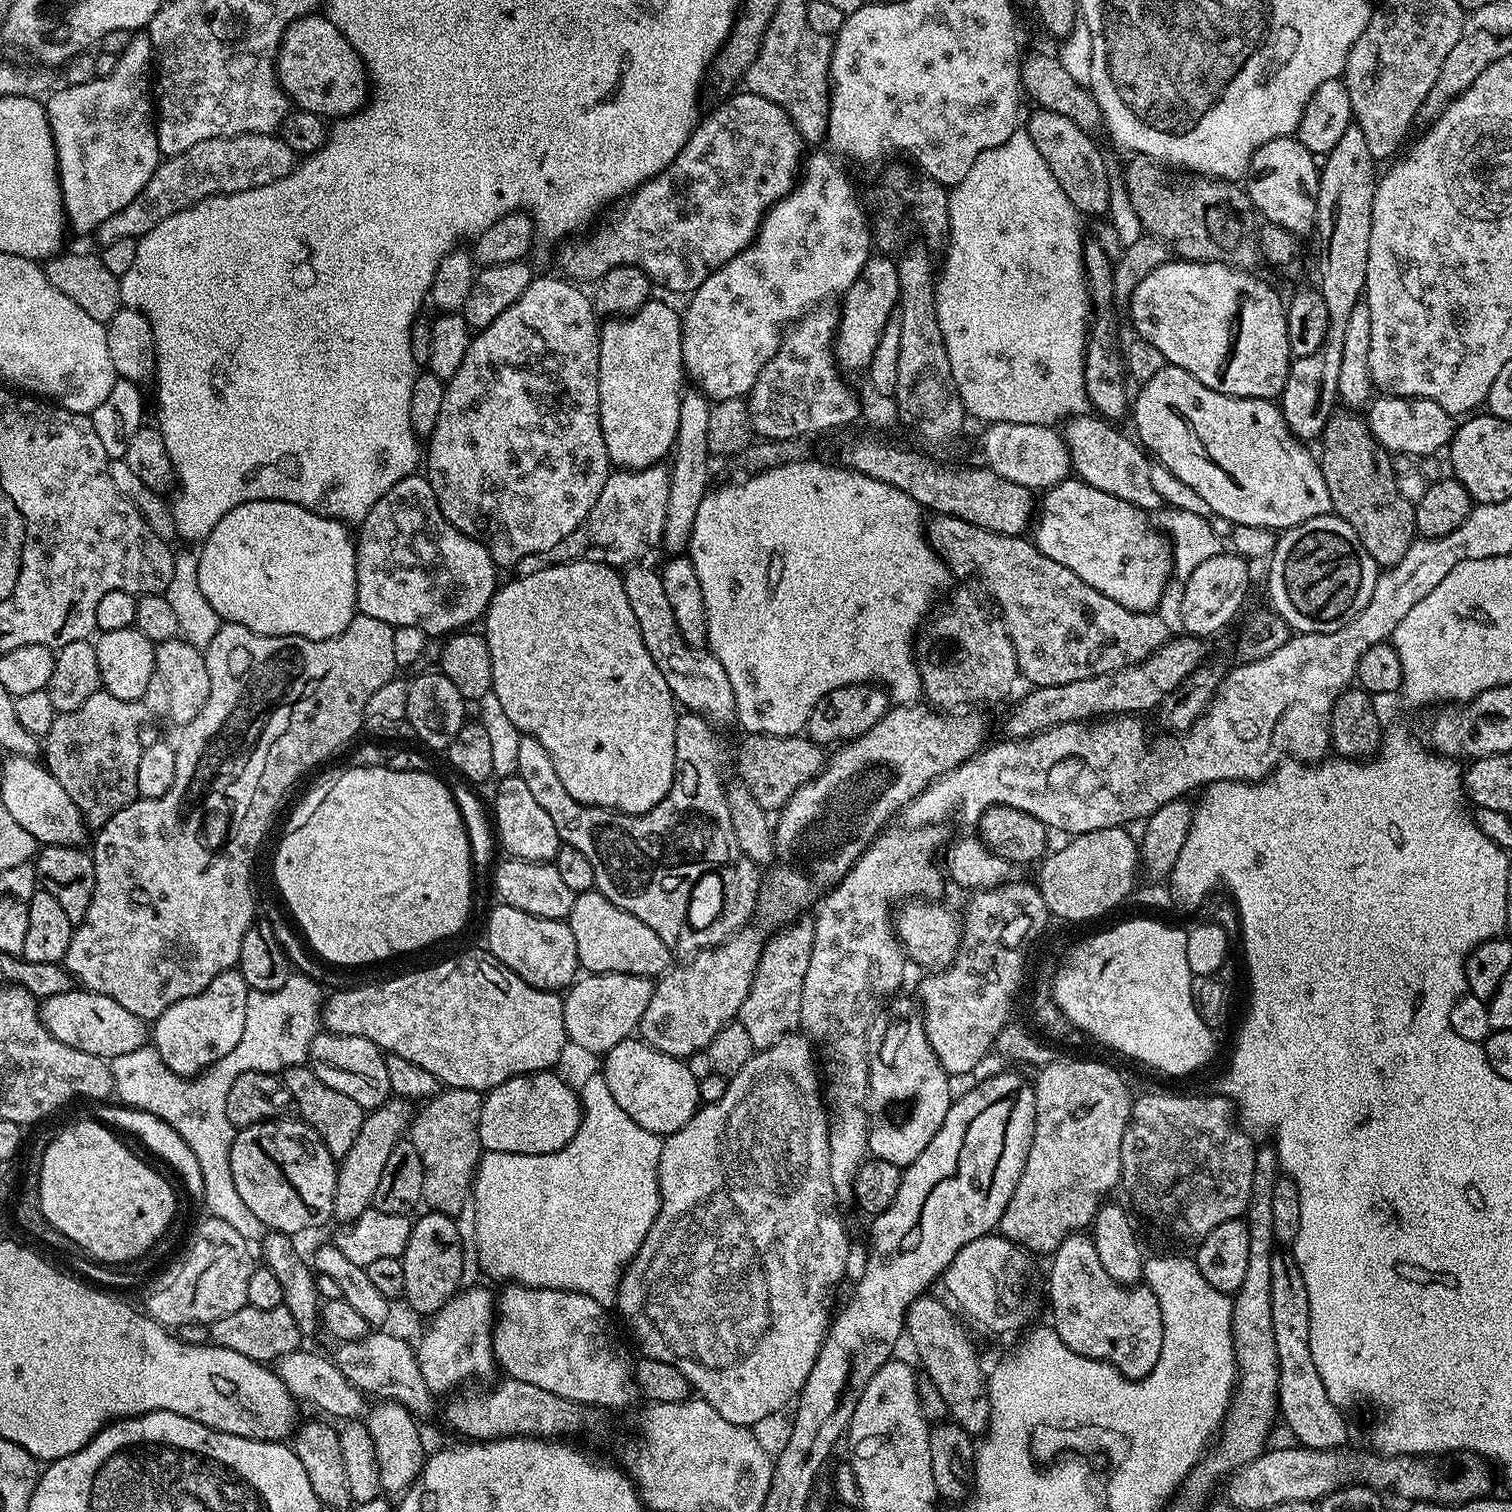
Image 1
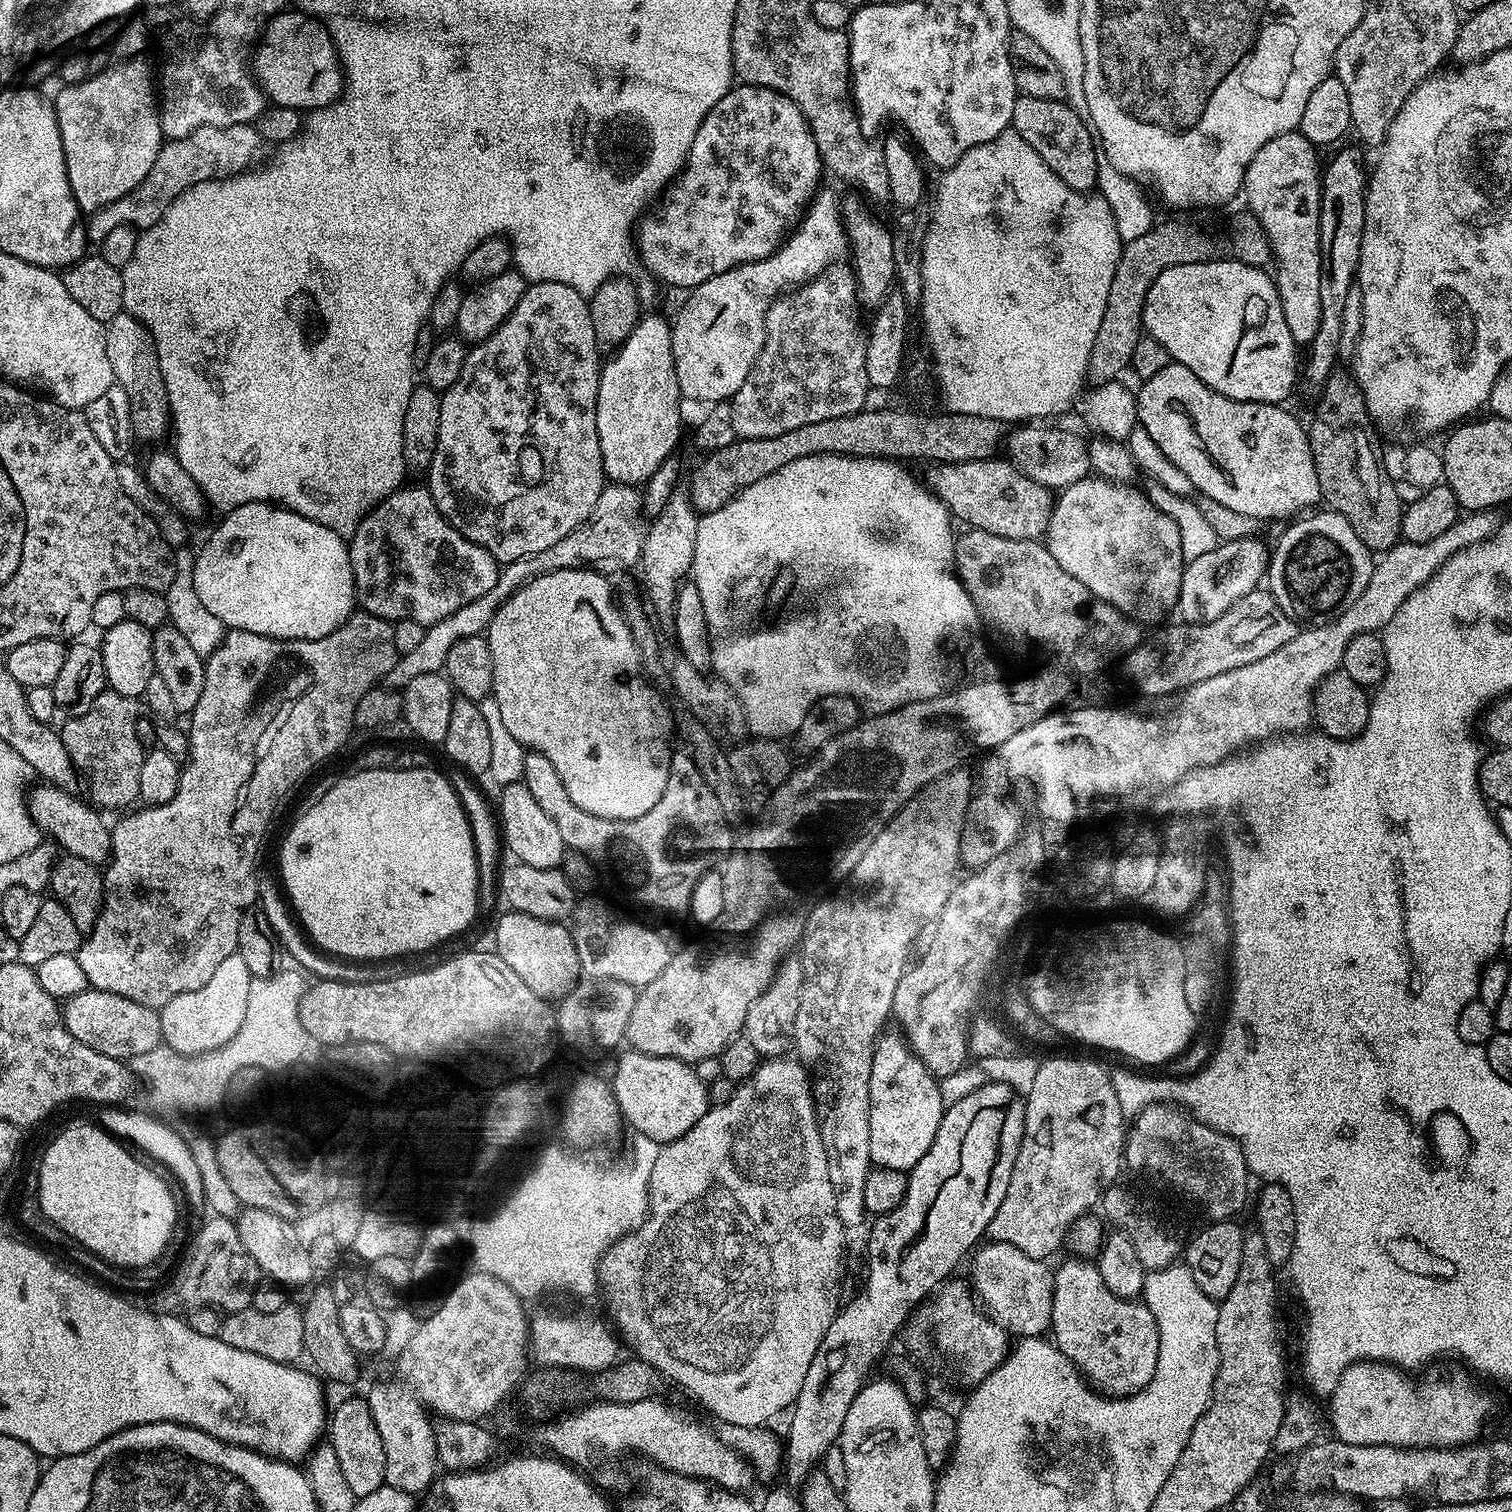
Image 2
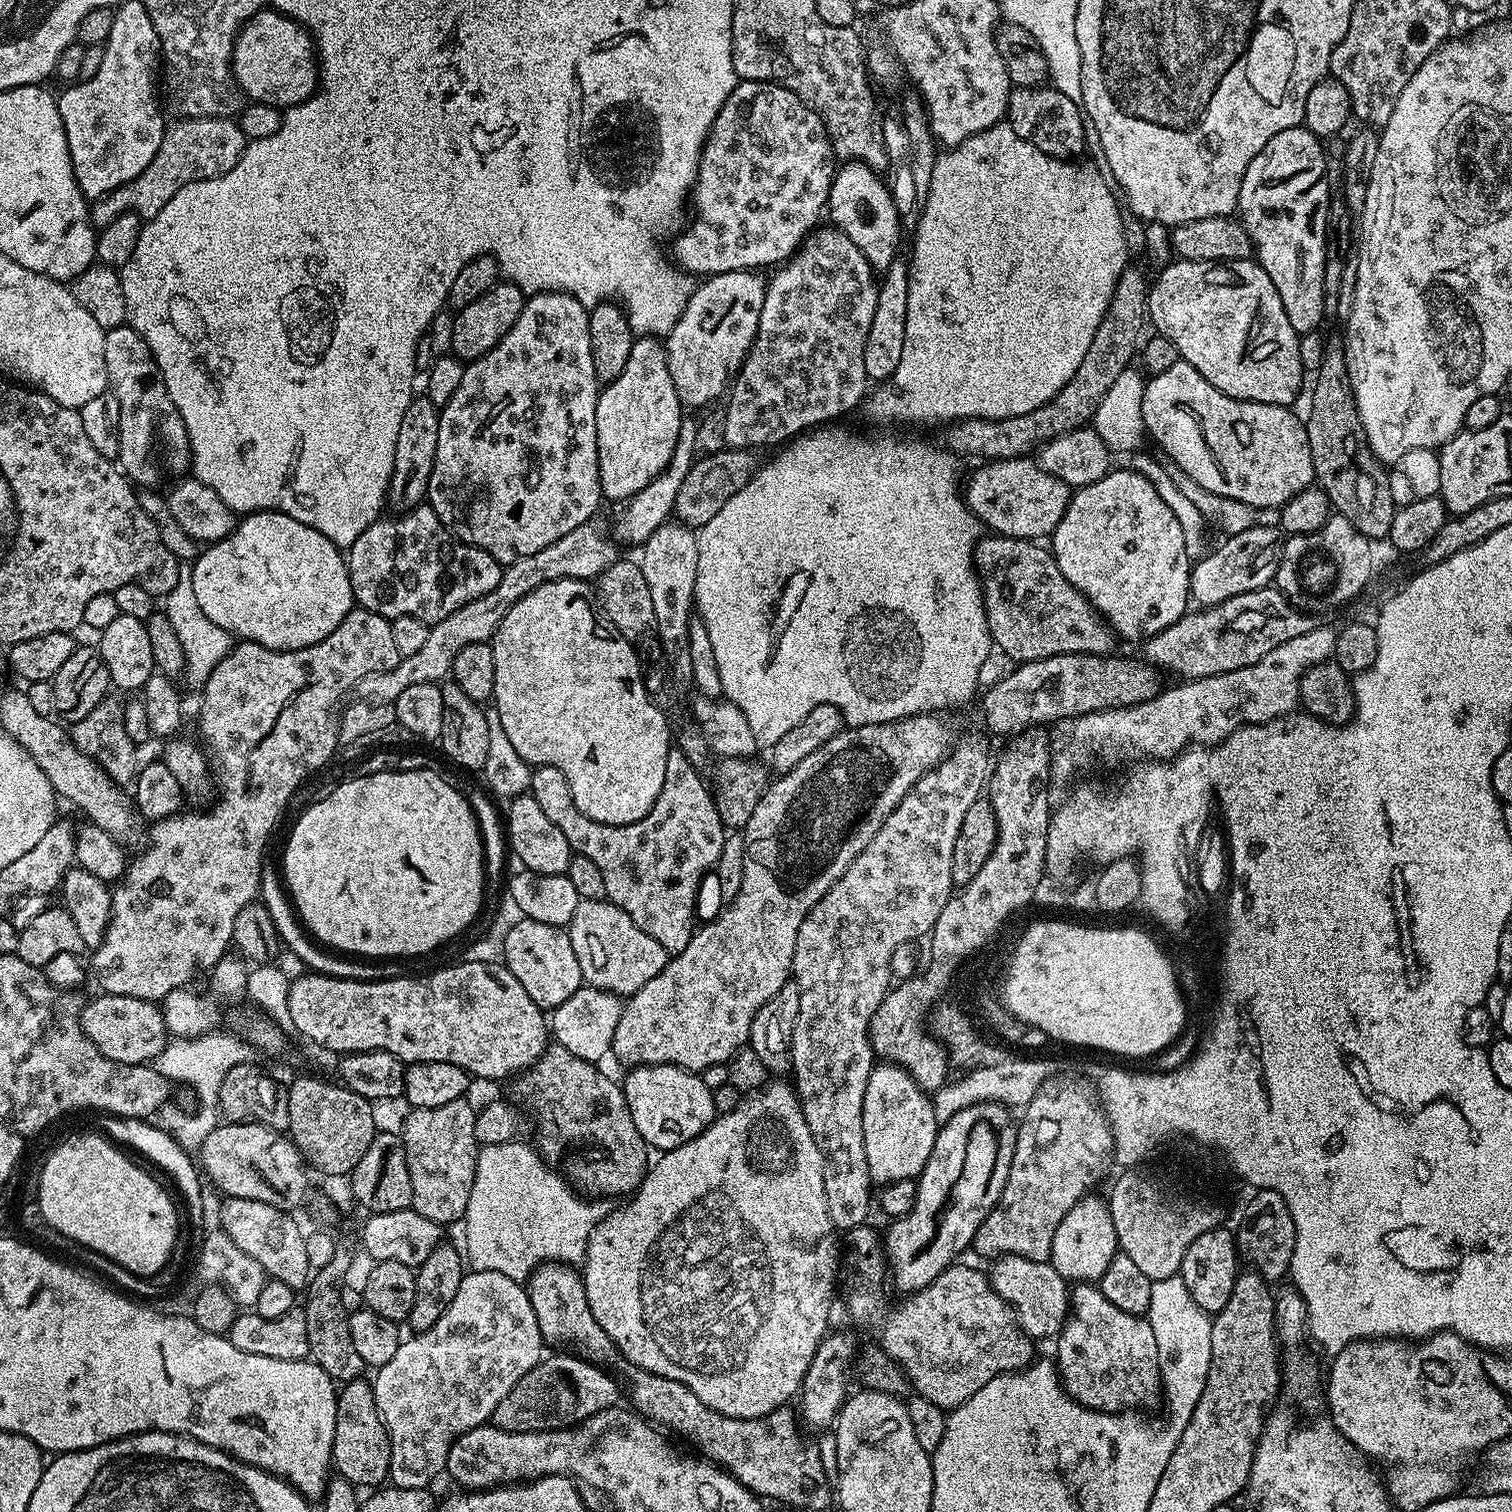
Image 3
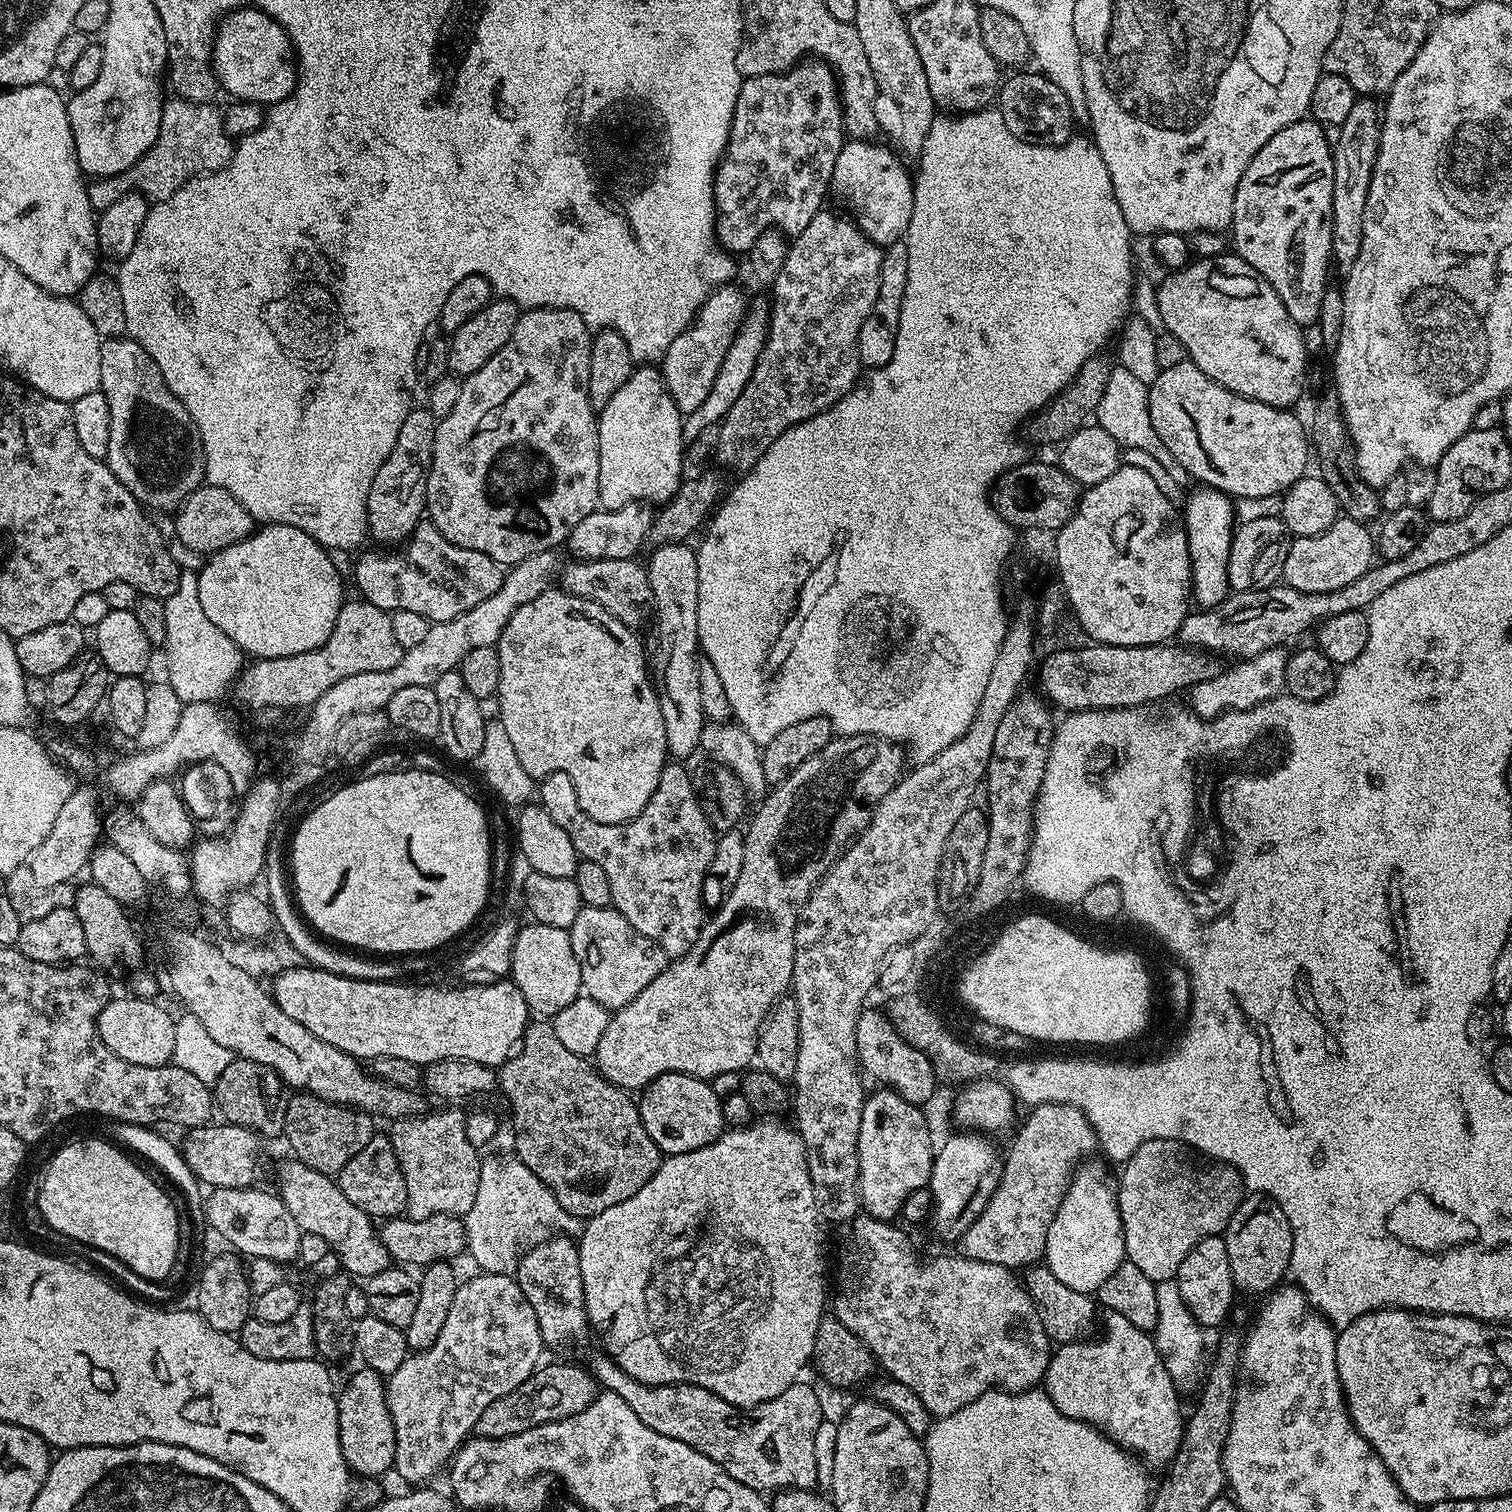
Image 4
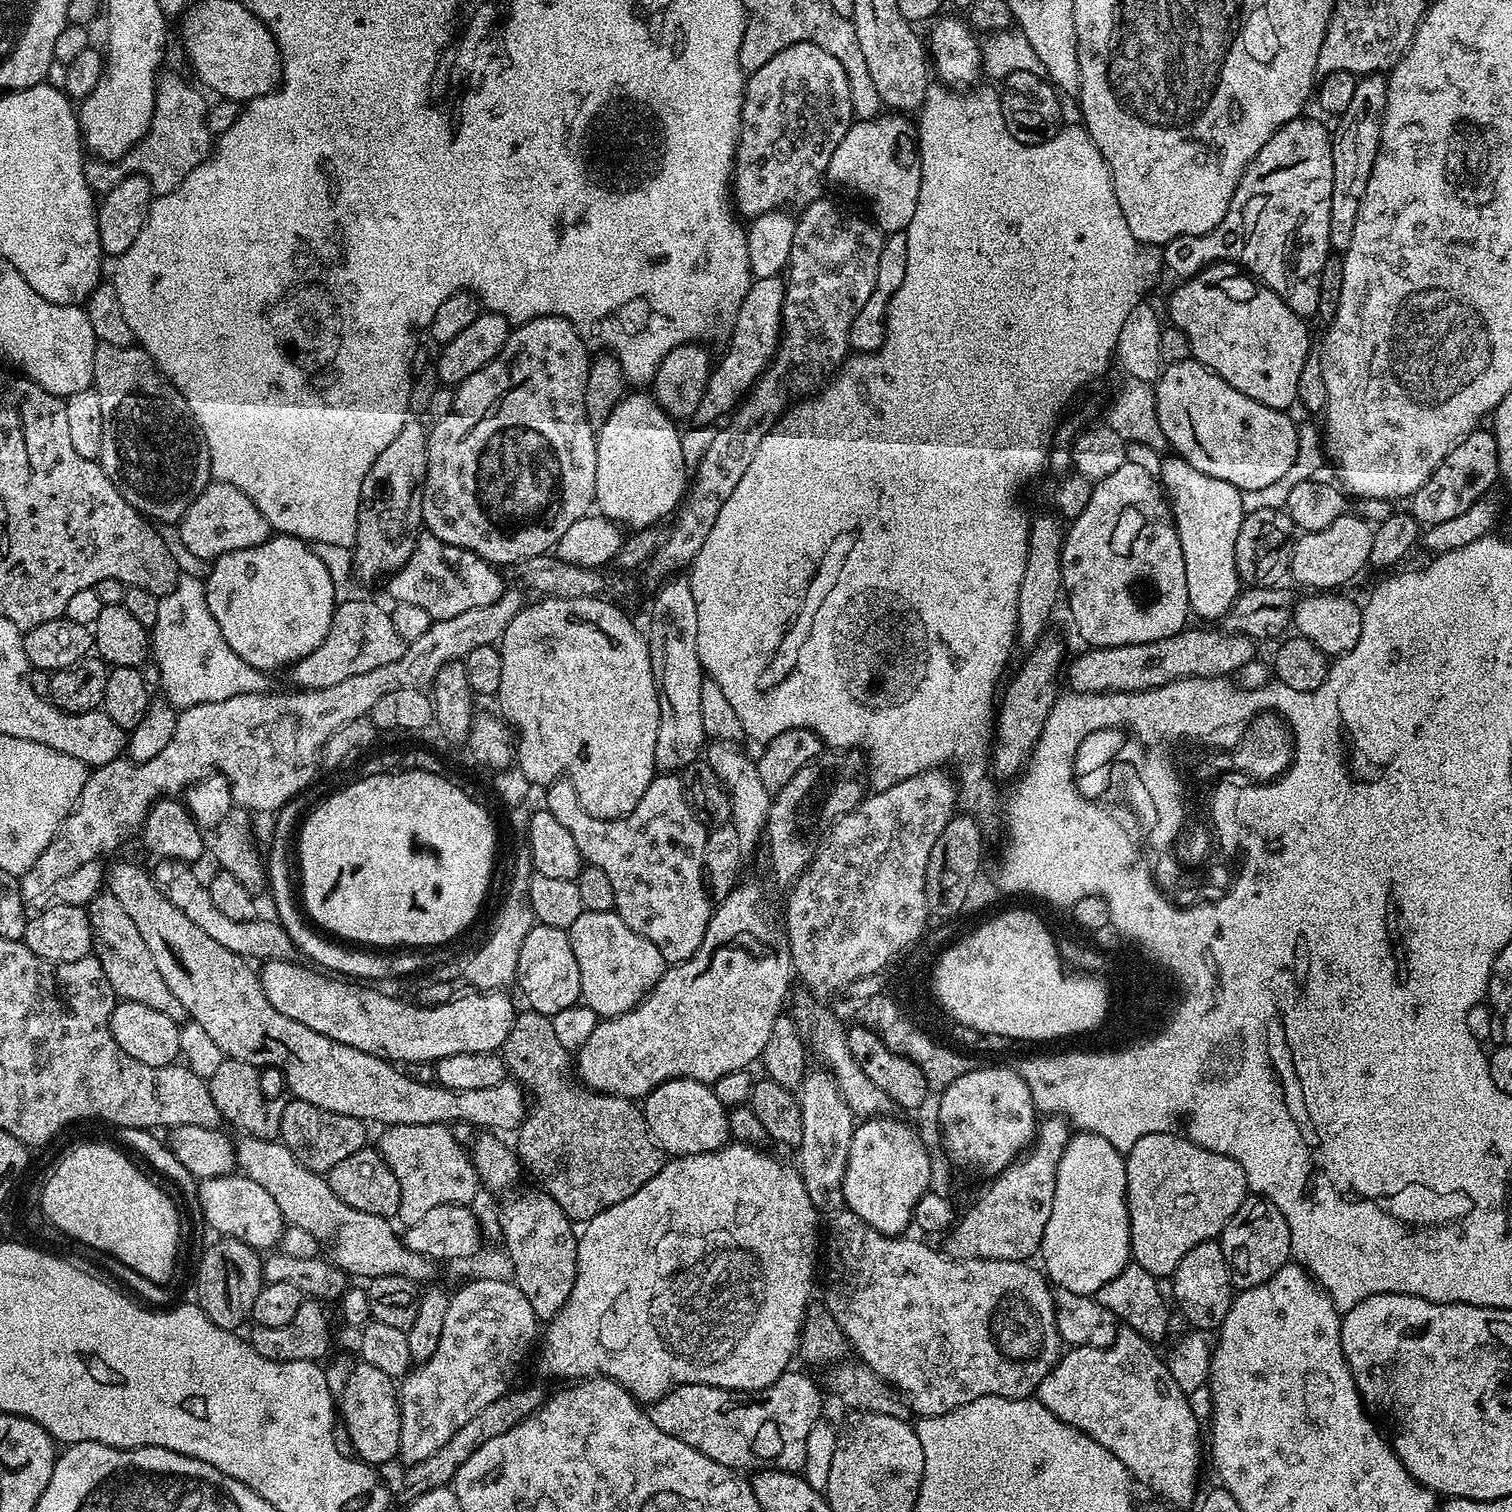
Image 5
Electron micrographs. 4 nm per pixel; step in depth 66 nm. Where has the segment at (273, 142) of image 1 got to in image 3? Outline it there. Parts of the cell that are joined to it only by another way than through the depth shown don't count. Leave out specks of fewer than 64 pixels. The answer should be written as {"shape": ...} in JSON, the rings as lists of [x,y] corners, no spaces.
{"shape":[[[203,116],[202,118],[180,118],[177,124],[165,131],[162,146],[154,154],[154,162],[129,184],[123,184],[108,196],[102,196],[90,208],[92,227],[99,230],[114,222],[122,214],[135,212],[141,221],[147,222],[190,182],[209,180],[226,174],[244,157],[246,138],[235,119],[223,116]]]}

